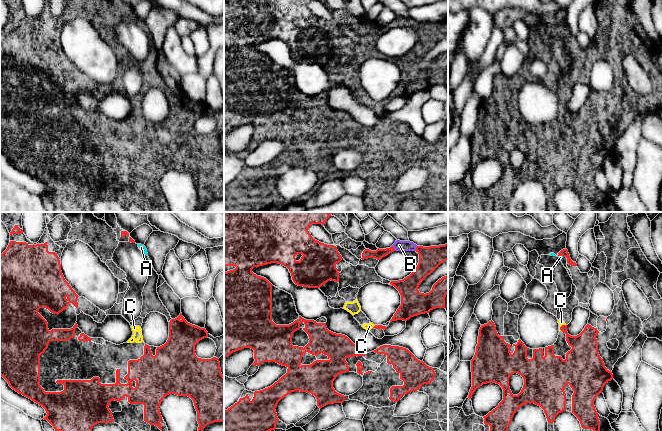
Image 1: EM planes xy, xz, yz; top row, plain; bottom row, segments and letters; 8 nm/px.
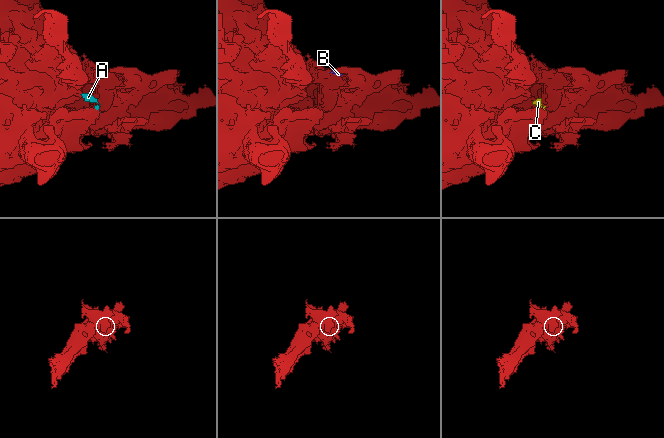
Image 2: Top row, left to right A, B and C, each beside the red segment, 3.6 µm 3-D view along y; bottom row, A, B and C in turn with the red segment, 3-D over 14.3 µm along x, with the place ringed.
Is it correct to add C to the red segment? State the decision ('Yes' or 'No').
Yes

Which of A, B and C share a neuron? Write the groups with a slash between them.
A B C

